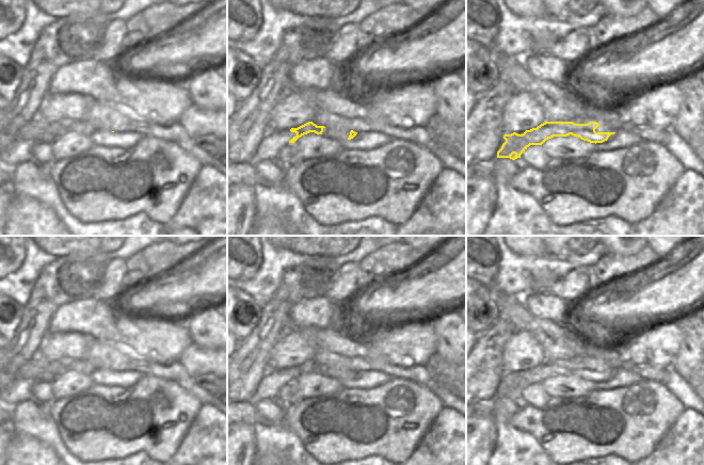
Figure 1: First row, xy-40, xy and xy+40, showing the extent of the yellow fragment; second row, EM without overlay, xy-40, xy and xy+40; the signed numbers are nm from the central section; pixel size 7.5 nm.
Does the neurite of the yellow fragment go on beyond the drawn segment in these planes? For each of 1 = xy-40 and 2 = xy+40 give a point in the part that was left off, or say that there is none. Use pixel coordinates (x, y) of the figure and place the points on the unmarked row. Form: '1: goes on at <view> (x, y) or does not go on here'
1: does not go on here
2: does not go on here

